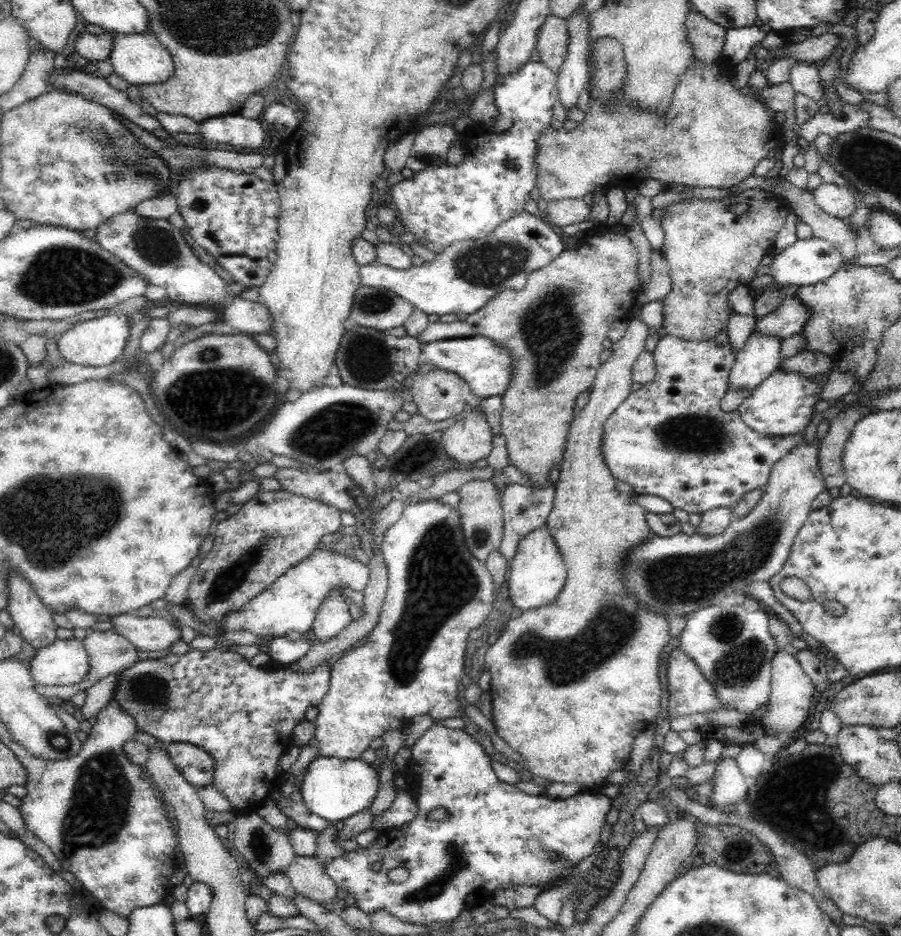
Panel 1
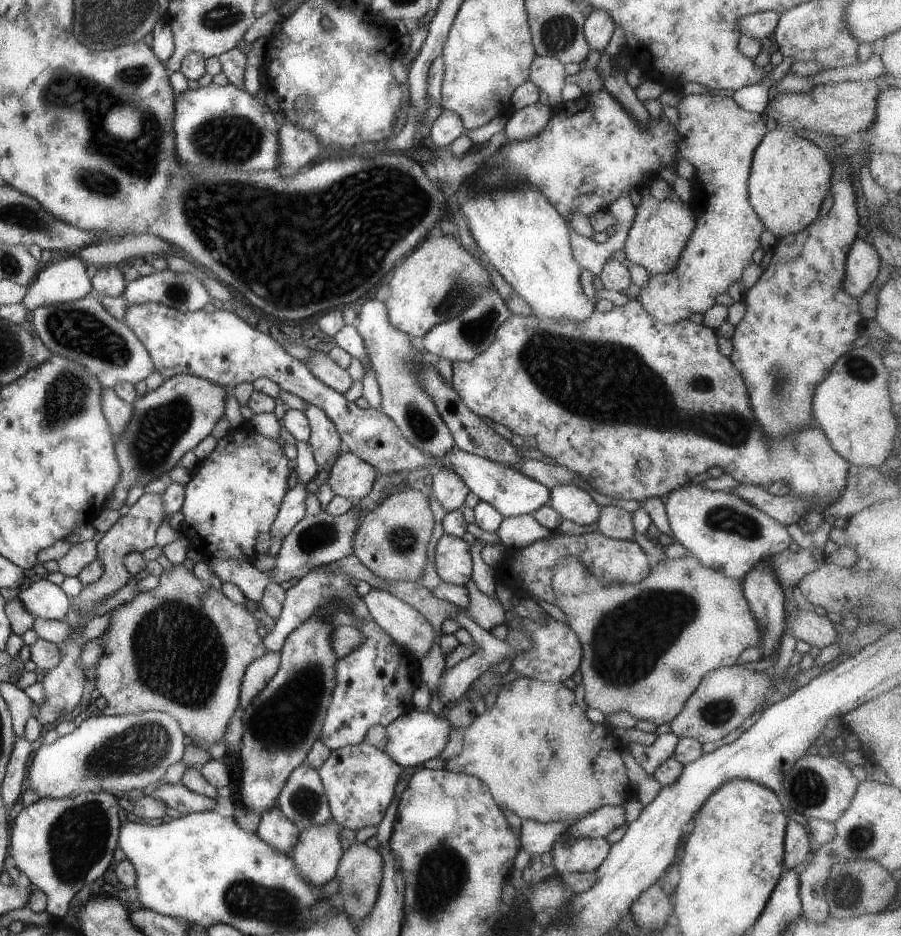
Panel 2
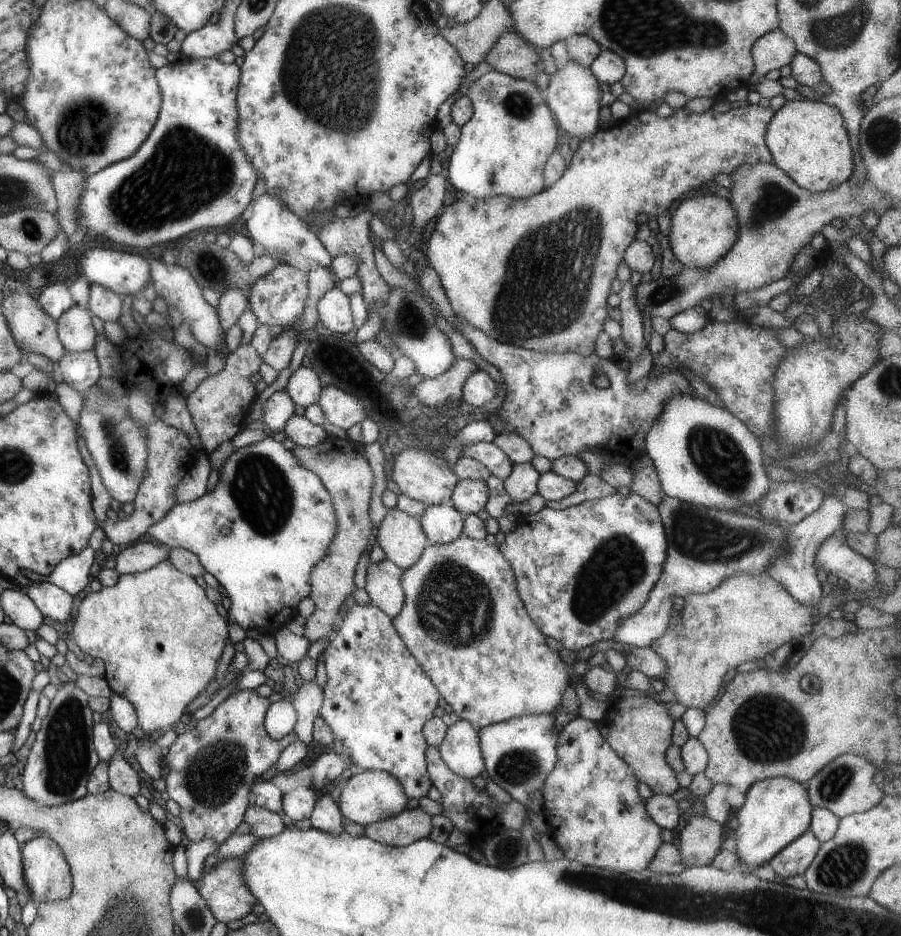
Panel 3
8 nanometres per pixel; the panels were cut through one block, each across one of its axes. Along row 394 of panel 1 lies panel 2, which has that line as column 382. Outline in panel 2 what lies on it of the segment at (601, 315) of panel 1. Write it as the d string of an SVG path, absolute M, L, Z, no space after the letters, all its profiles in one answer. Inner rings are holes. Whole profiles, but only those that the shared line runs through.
M412 488L389 495L364 514L352 538L353 554L375 576L388 581L415 581L421 577L433 514L427 496Z

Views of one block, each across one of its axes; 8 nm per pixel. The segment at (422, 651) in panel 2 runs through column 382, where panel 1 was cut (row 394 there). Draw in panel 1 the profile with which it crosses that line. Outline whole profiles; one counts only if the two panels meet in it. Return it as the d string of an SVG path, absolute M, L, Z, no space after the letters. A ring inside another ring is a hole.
M641 318L627 319L627 327L624 335L620 340L613 342L610 357L598 369L596 380L589 390L590 396L588 404L582 410L576 412L573 423L569 428L569 436L567 438L563 459L560 466L558 466L559 480L555 483L555 498L545 525L545 528L557 544L558 551L560 551L567 569L567 579L562 592L560 592L559 597L552 604L539 609L522 612L522 615L514 618L514 620L510 620L506 624L506 630L504 630L502 637L495 644L492 644L485 654L484 665L491 674L488 691L490 693L490 701L492 701L492 708L490 710L492 713L491 721L496 734L522 757L522 764L524 763L525 768L532 775L540 779L549 780L550 783L577 784L581 786L581 792L600 793L609 784L607 779L614 771L620 771L626 768L633 742L641 731L649 724L655 722L655 716L658 714L658 707L660 706L660 696L662 696L660 678L658 677L658 660L660 660L662 648L670 640L668 620L662 615L648 613L648 611L640 609L636 605L636 601L626 595L624 585L620 581L621 569L625 566L625 559L629 551L633 548L632 546L642 543L652 534L646 521L648 513L634 499L628 498L628 496L625 496L618 490L616 484L617 478L612 474L603 457L604 423L632 392L630 390L633 383L632 367L634 361L640 356L640 353L644 352L646 338L650 334L648 329L649 326Z

